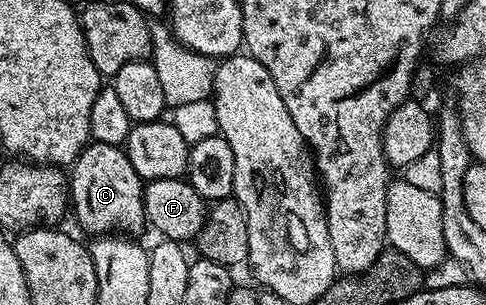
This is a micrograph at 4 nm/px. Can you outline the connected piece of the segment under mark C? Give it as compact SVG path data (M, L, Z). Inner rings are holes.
M89 142L78 154L78 160L68 171L68 199L72 204L72 215L90 234L90 237L125 233L134 237L141 227L147 226L144 205L144 181L132 169L122 147Z

